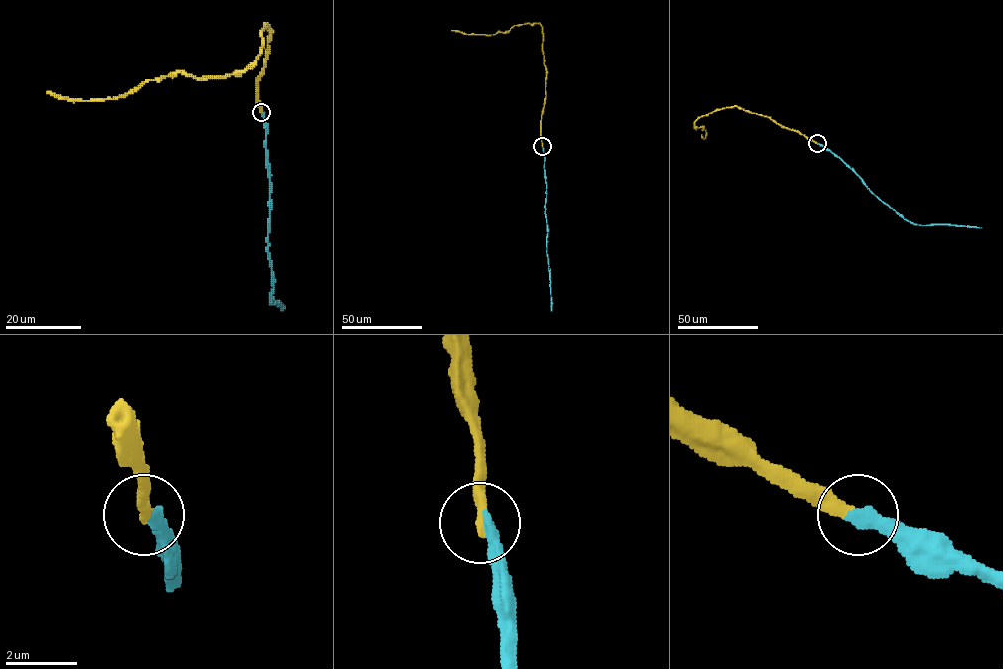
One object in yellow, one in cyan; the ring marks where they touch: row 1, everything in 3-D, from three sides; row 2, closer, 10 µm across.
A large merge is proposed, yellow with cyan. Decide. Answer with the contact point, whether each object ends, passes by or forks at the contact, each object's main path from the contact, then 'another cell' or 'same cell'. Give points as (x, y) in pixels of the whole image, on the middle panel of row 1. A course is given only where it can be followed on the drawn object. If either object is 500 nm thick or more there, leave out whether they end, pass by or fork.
(542, 146) | yellow ends | cyan ends | yellow via (542, 146), (541, 115), (546, 78), (542, 27), (540, 24), (515, 25), (507, 32), (486, 35), (451, 30) | cyan via (542, 146), (551, 310) | same cell

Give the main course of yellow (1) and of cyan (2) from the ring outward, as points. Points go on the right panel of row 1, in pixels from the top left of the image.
1: (817, 143), (768, 117), (736, 106), (715, 110), (698, 118), (694, 128), (704, 126), (705, 138), (701, 134)
2: (817, 143), (836, 154), (878, 198), (905, 219), (921, 225), (981, 228)

